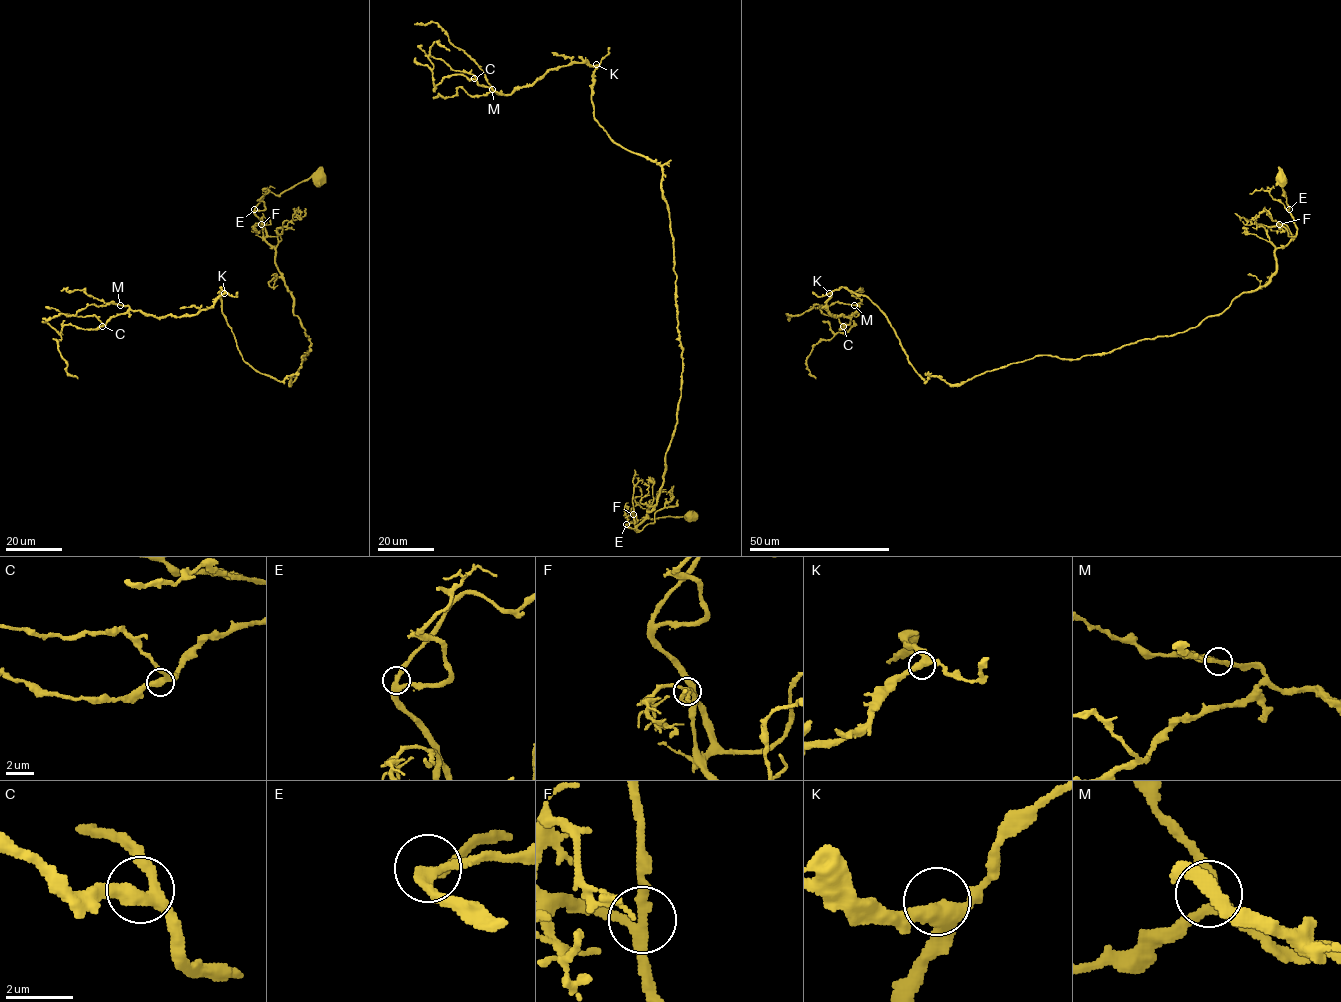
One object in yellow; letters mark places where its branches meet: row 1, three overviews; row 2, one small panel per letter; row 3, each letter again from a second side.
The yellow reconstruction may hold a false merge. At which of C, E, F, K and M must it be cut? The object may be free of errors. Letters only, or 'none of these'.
none of these

